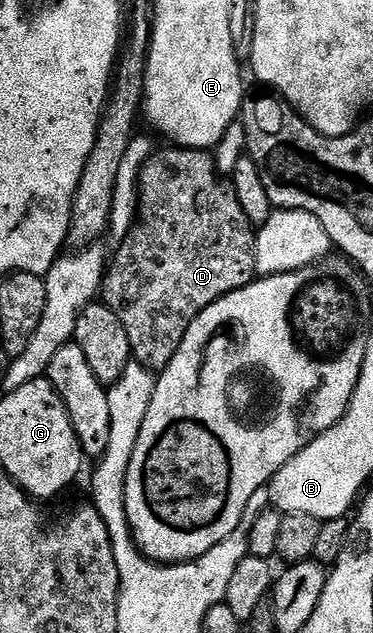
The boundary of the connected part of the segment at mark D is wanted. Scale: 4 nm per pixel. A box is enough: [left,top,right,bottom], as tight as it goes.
[102,147,257,375]

